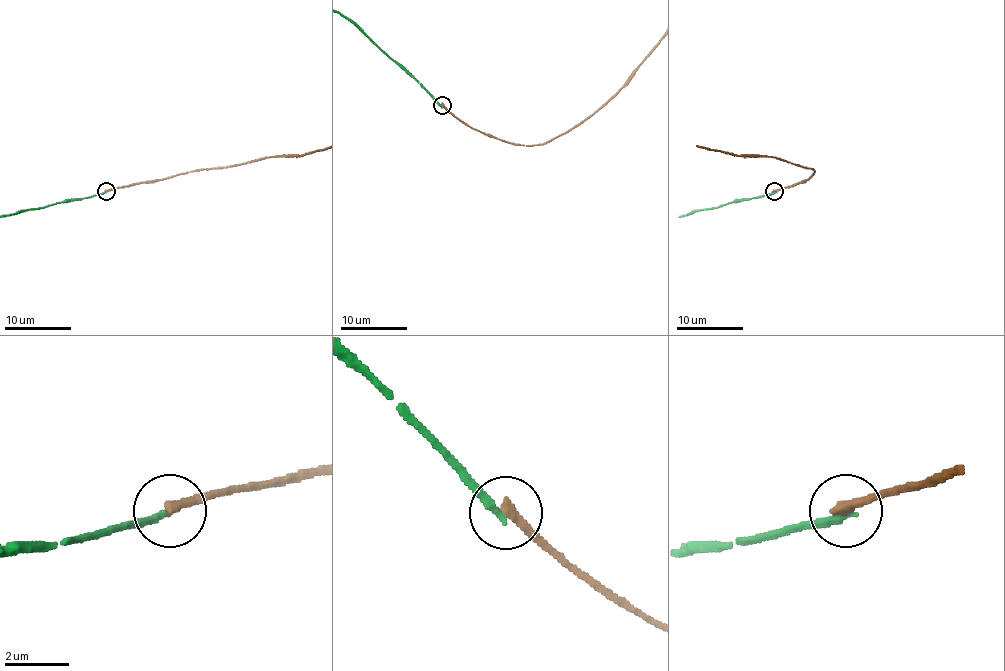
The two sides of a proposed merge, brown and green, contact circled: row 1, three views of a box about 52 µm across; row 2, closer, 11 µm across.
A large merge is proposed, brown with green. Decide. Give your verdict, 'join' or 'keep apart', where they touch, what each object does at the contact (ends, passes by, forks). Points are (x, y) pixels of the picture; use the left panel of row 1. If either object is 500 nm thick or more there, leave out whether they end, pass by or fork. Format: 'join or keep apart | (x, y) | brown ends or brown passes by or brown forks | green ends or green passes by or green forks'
keep apart | (106, 191) | brown ends | green ends

